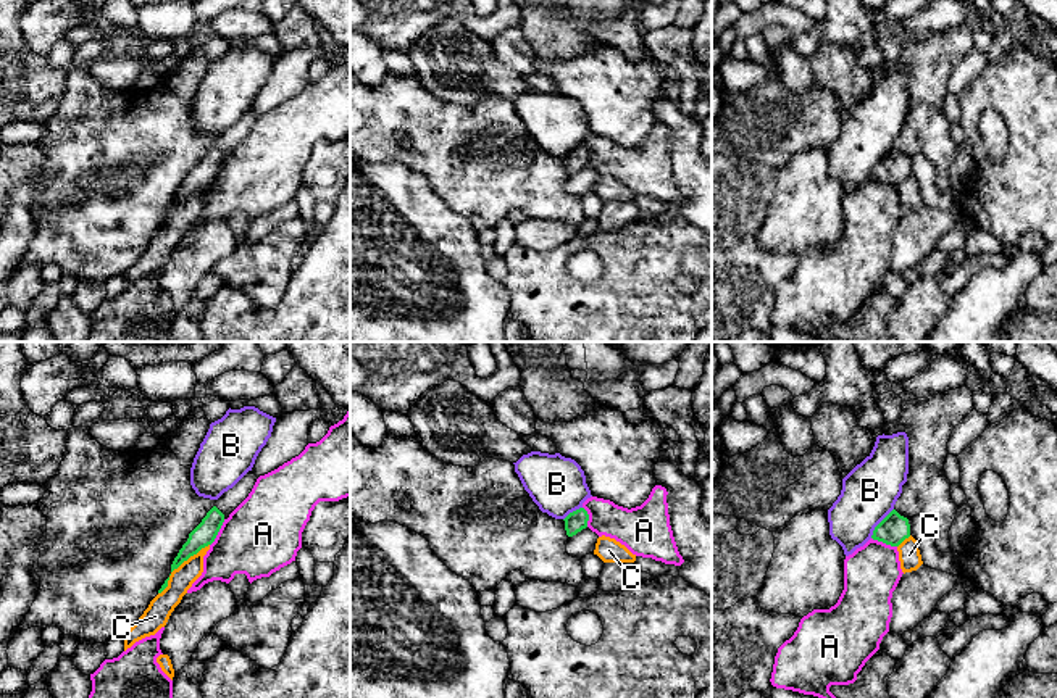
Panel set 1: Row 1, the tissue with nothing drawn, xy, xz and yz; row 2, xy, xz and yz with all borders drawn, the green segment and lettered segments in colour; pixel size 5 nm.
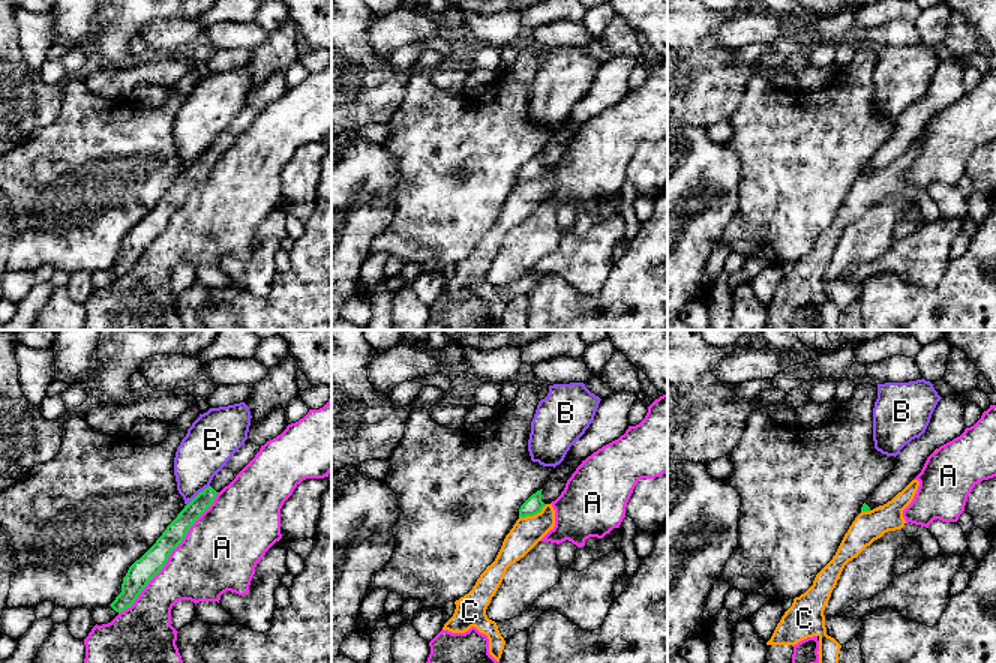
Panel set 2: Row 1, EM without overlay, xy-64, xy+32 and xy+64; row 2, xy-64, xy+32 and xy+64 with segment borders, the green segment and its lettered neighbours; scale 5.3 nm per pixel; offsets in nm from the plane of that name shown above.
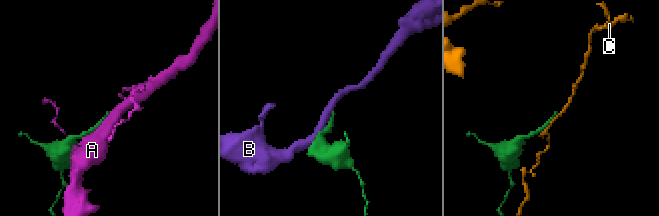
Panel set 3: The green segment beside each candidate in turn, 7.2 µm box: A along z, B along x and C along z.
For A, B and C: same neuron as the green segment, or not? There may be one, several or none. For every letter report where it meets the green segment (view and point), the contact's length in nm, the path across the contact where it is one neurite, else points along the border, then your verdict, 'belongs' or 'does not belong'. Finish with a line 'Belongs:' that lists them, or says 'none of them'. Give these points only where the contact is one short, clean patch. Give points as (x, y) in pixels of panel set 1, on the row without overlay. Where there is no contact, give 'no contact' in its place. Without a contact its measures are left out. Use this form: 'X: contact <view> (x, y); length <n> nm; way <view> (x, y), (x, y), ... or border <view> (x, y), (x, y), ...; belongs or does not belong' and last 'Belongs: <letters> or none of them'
A: contact xy (218, 170); length 150 nm; does not belong
B: contact yz (880, 162); length 190 nm; does not belong
C: contact xy (179, 203); length 360 nm; does not belong
Belongs: none of them

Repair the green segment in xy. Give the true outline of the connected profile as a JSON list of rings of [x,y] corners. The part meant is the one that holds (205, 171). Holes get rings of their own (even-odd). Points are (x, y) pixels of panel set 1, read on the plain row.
[[[249,110],[232,127],[224,131],[207,152],[202,161],[189,172],[187,181],[179,189],[171,203],[171,211],[202,187],[211,184],[224,161],[224,155],[232,152],[252,131],[257,114]]]

